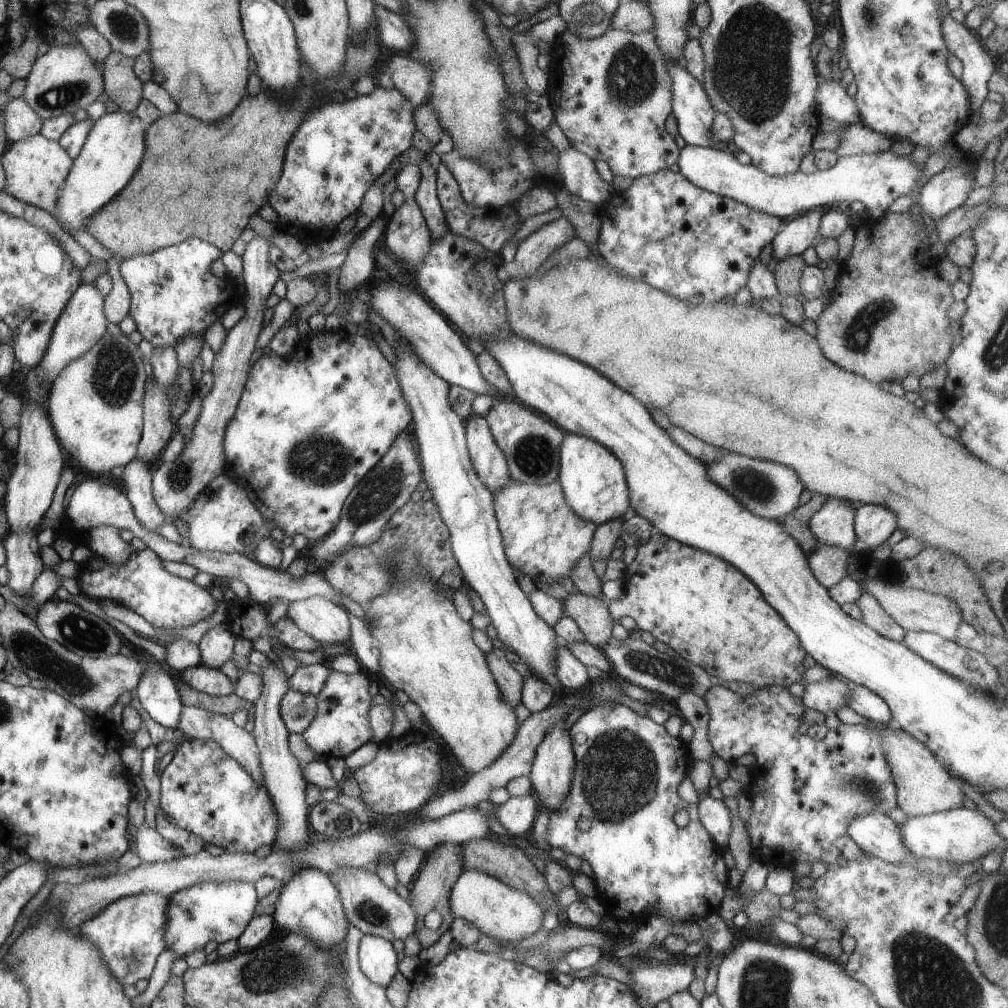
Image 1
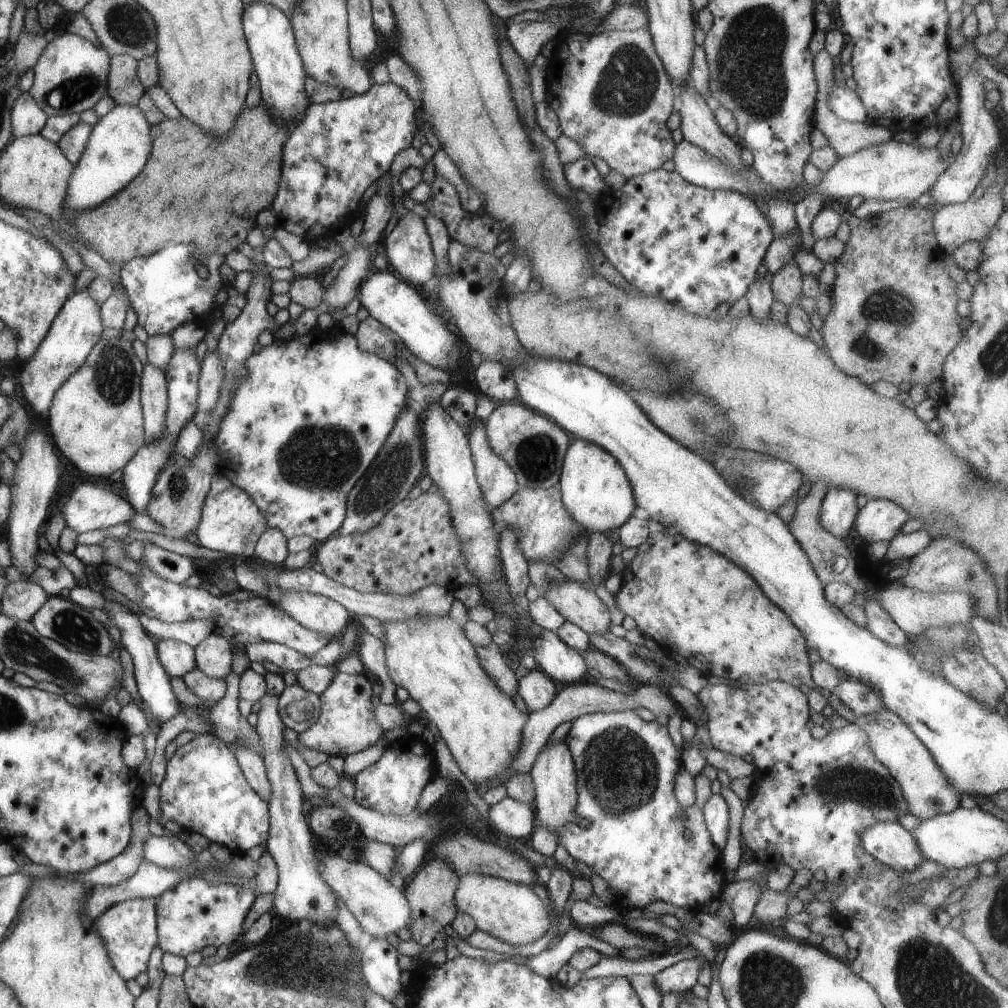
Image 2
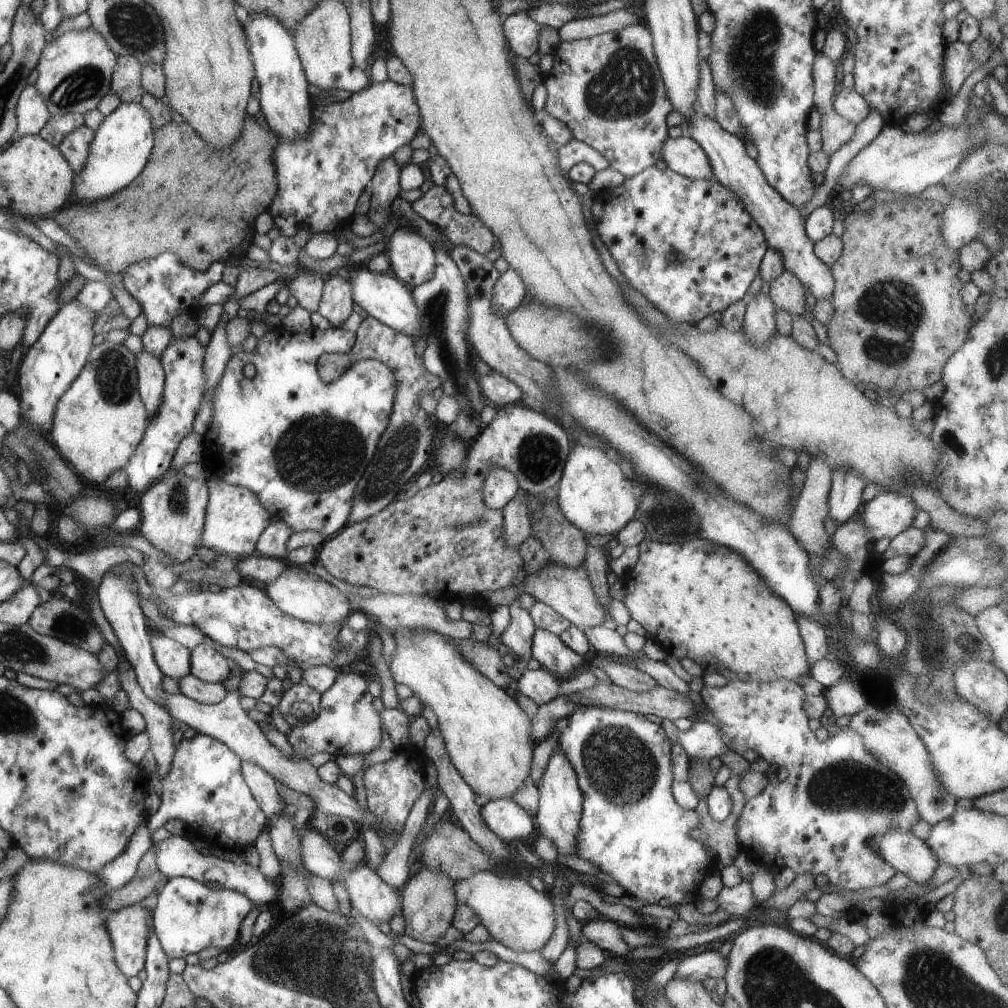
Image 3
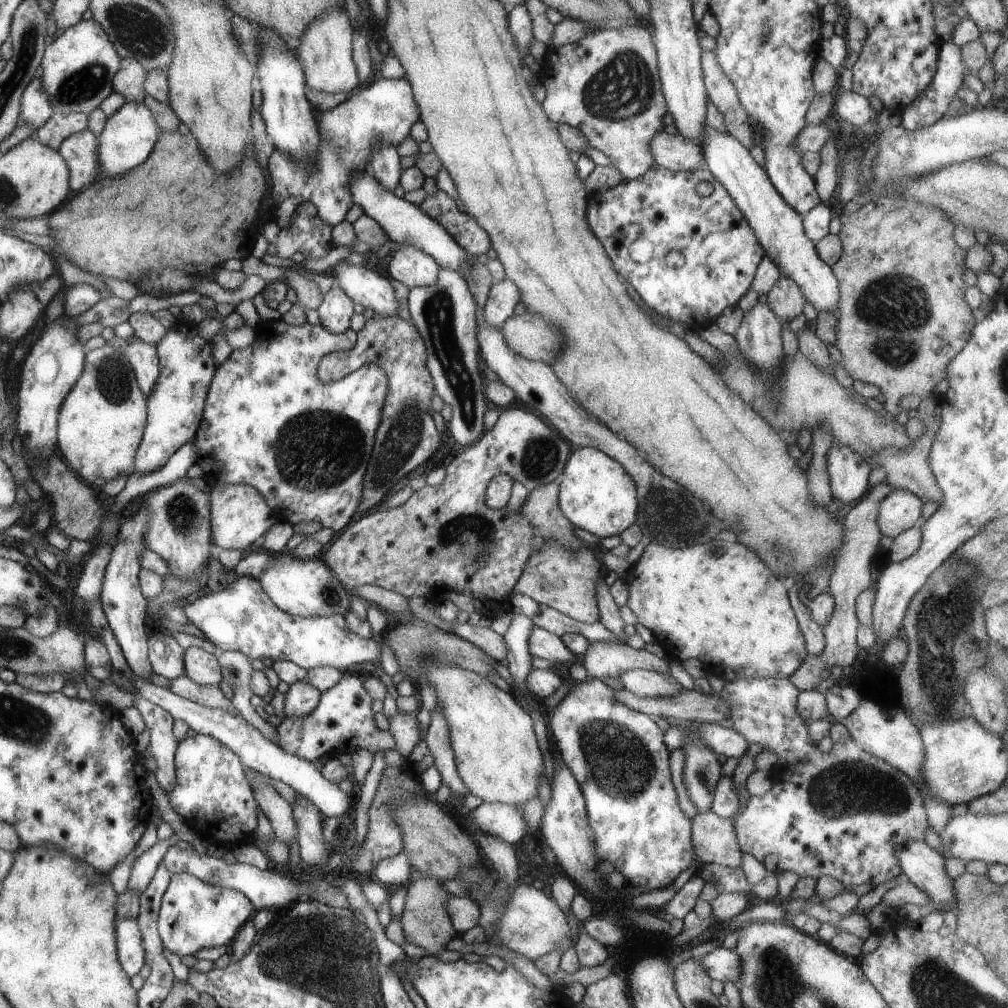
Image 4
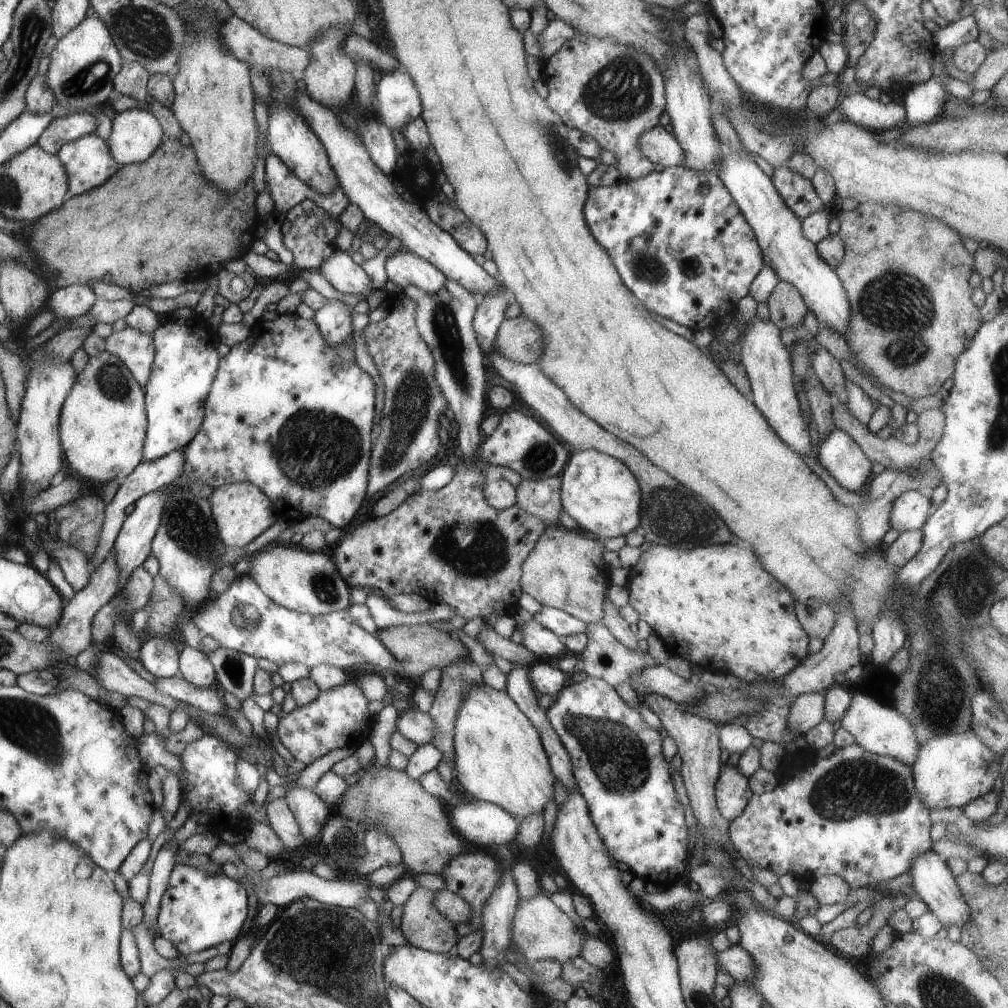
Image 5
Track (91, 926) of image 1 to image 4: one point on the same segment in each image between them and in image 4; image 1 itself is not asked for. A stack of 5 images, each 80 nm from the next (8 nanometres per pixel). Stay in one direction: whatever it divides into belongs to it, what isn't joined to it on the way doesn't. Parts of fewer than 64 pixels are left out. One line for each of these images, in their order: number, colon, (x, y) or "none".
2: (129, 929)
3: (129, 928)
4: (130, 940)

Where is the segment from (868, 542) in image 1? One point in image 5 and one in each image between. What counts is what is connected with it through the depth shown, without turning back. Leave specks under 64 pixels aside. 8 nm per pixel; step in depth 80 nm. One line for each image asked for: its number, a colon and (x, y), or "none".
2: (878, 520)
3: (886, 515)
4: (901, 510)
5: (910, 510)

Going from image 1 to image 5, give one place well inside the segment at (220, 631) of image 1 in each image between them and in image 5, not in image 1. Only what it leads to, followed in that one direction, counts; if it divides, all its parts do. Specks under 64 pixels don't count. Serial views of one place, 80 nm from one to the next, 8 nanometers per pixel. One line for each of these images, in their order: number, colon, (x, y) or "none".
2: (213, 657)
3: (206, 664)
4: (202, 667)
5: (195, 666)

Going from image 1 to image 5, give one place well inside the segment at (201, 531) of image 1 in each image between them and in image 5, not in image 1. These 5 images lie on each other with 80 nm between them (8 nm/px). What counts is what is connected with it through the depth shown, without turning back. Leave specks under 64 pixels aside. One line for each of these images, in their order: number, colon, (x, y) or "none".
2: (231, 522)
3: (236, 517)
4: (240, 514)
5: (242, 511)

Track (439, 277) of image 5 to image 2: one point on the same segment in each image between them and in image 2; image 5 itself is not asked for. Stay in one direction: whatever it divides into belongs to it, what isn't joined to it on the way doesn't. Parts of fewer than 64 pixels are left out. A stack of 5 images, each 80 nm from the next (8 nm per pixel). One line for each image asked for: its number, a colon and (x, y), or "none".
2: (408, 247)
3: (412, 259)
4: (414, 268)

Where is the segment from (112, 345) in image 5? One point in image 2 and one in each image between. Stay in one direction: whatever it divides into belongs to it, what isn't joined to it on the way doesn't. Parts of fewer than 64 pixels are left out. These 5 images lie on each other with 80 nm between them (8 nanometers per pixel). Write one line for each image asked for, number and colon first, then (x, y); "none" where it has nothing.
2: (153, 383)
3: (151, 378)
4: (143, 357)

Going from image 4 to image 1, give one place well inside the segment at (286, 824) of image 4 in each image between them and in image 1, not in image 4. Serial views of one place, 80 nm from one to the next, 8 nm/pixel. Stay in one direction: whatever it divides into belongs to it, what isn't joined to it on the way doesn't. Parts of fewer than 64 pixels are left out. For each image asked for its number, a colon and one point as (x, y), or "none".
1: (200, 724)
2: (251, 764)
3: (264, 788)

